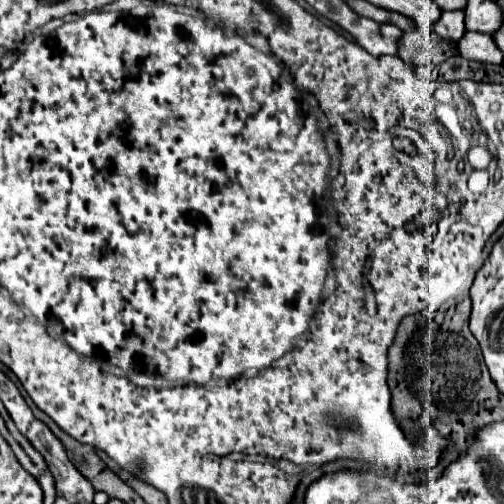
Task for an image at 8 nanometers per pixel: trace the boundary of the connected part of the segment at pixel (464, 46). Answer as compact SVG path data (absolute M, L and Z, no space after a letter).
M465 32L465 36L457 42L457 52L465 60L487 62L487 64L501 64L501 52L493 44L493 38L489 34Z

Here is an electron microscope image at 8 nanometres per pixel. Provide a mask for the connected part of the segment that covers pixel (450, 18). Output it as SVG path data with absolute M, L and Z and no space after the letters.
M445 10L441 14L441 18L437 20L435 24L435 32L441 36L441 38L447 38L447 40L459 40L465 32L465 24L463 24L463 12L461 10Z

